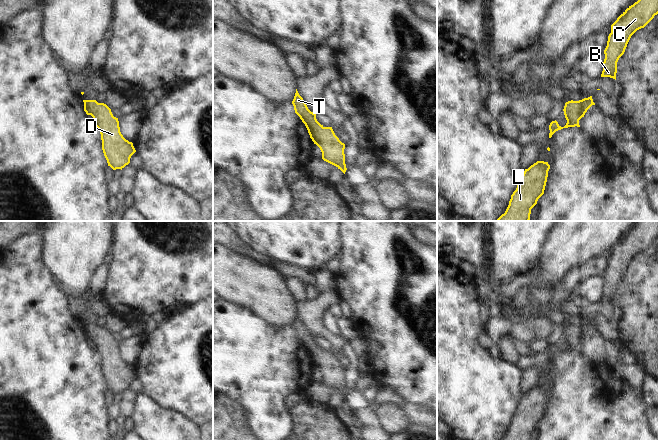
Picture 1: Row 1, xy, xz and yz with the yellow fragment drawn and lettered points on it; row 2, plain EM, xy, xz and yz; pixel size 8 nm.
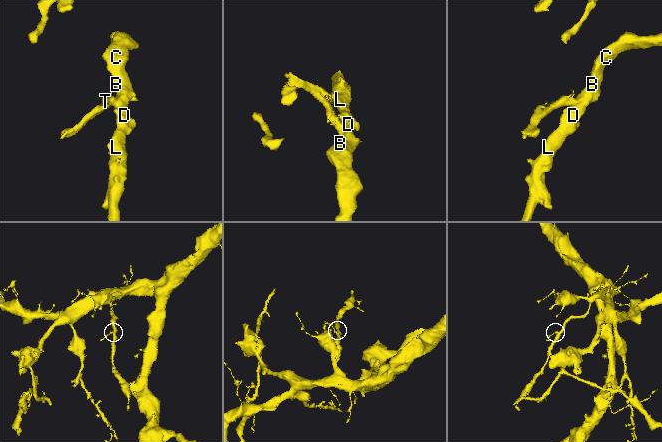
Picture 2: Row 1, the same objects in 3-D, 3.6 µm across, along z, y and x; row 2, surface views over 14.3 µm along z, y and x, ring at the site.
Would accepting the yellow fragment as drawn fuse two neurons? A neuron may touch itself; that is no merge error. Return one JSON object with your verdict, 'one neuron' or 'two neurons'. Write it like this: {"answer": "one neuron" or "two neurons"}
{"answer": "one neuron"}

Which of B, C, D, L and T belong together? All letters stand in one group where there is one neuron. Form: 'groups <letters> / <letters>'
groups B C D L T

